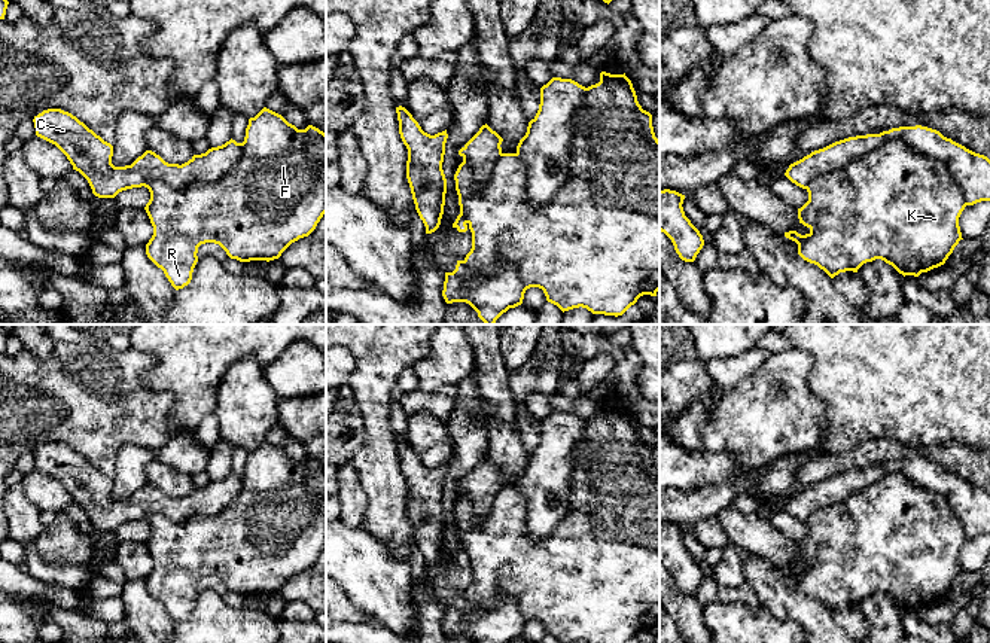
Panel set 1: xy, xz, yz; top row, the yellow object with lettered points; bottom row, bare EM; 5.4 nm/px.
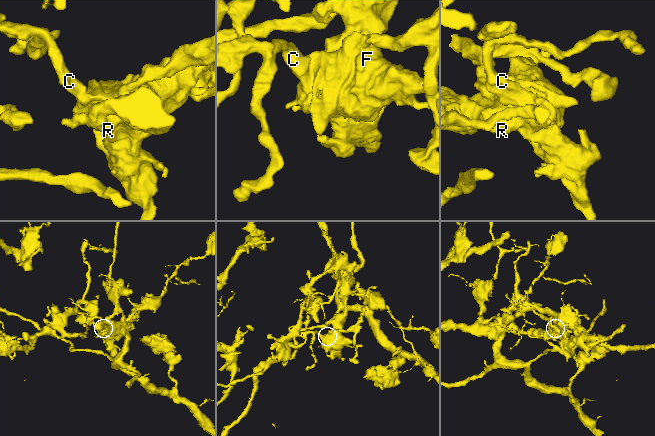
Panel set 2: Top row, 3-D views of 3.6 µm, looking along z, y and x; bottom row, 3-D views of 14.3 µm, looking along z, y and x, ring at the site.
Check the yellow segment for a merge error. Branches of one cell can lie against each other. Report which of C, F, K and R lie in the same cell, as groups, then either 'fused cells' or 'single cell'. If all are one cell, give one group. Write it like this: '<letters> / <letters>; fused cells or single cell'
C / F K R; fused cells

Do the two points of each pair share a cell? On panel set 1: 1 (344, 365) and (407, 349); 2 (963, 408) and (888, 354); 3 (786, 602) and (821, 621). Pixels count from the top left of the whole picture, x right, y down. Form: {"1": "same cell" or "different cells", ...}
{"1": "different cells", "2": "same cell", "3": "same cell"}

